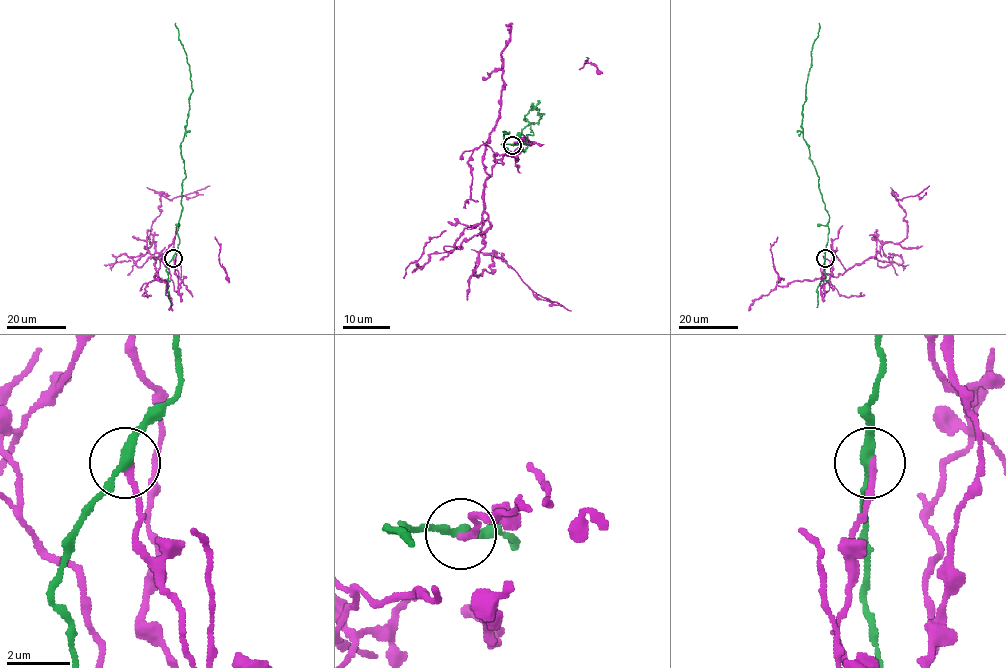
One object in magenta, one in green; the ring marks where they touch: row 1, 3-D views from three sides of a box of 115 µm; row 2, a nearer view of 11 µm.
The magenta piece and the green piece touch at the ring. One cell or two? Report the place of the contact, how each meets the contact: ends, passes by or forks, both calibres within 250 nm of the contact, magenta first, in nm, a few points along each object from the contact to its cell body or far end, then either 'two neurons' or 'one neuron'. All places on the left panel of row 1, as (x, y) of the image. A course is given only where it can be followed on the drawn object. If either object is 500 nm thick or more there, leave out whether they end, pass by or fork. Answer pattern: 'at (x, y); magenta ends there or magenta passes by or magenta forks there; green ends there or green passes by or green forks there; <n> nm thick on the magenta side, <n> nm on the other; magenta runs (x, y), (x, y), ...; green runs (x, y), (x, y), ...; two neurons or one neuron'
at (173, 258); magenta ends there; green passes by; 240 nm thick on the magenta side, 280 nm on the other; magenta runs (172, 258), (181, 297), (161, 256), (157, 270), (151, 225), (160, 213), (161, 194), (169, 199), (210, 186); green runs (172, 258), (179, 243), (177, 229), (185, 177), (181, 145), (192, 92), (190, 66), (175, 22); two neurons

